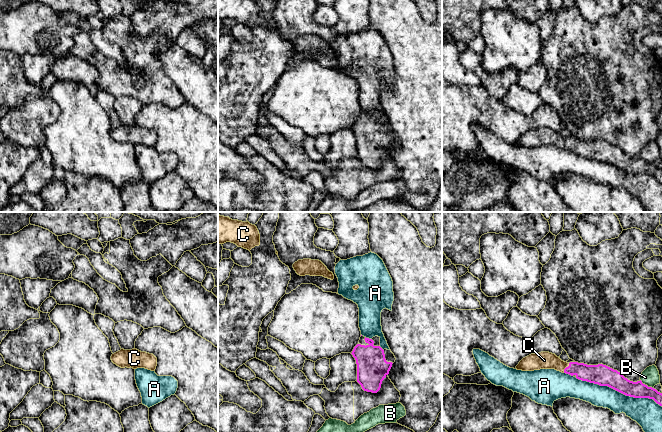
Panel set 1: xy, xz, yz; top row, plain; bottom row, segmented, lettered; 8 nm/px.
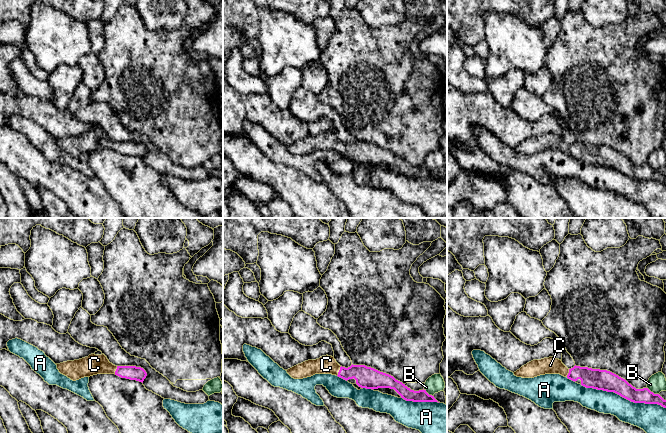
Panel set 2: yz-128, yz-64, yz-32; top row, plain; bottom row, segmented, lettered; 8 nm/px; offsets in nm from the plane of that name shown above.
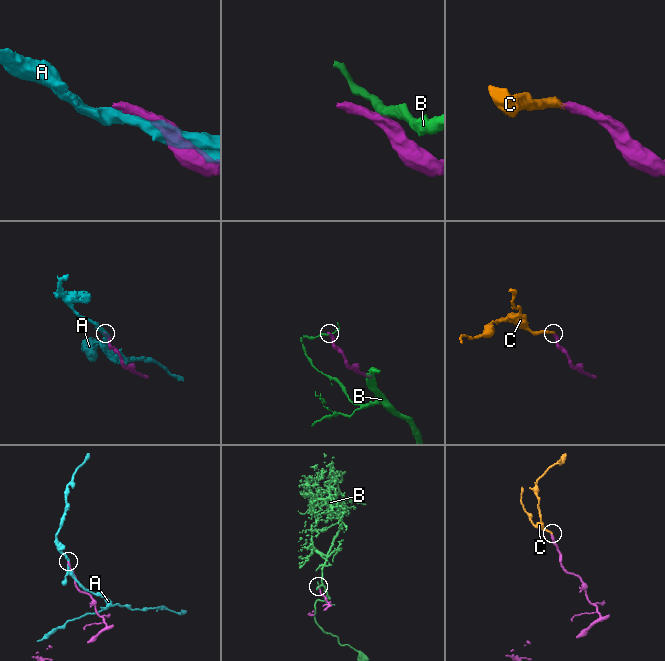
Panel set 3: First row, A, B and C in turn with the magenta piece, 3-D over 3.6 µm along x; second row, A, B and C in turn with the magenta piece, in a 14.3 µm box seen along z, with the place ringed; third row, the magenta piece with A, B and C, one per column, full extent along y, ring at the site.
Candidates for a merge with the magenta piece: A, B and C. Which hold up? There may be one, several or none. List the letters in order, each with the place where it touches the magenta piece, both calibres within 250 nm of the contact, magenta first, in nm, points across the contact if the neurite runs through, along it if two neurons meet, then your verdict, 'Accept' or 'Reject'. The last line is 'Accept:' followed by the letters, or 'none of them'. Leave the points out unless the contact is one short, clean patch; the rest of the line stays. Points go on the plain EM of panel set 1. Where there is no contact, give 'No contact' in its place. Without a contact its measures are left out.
A: Touches magenta at yz (618, 167). Thickness 170 nm (magenta) against 200 nm. Reject
B: Touches magenta at yz (646, 161). Thickness 140 nm (magenta) against 150 nm. Boundary: yz (640, 155), (652, 164). Reject
C: Touches magenta at yz (565, 144). Thickness 150 nm (magenta) against 140 nm. Path across: yz (595, 150), (576, 144), (565, 144), (555, 138), (544, 136). Accept
Accept: C

